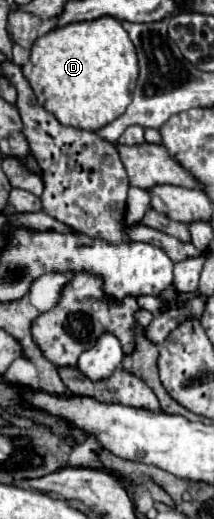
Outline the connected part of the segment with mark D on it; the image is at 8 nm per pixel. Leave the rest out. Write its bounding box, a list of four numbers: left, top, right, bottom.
[22,17,138,131]

